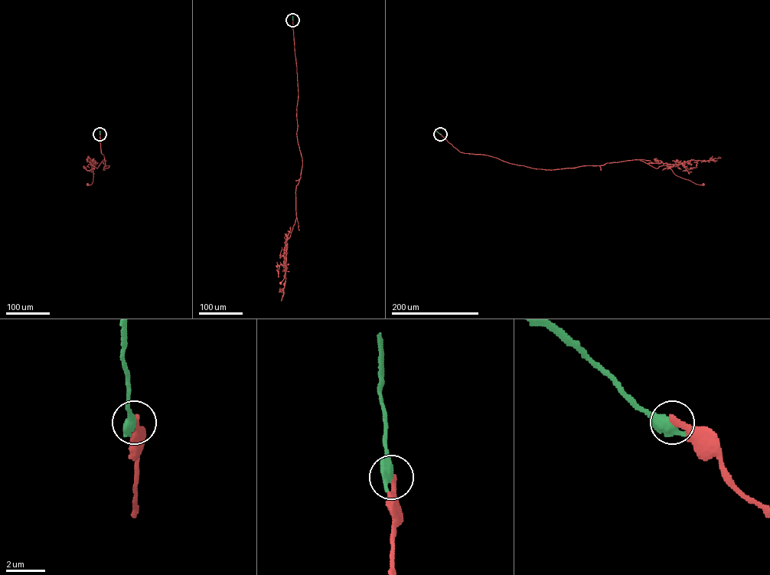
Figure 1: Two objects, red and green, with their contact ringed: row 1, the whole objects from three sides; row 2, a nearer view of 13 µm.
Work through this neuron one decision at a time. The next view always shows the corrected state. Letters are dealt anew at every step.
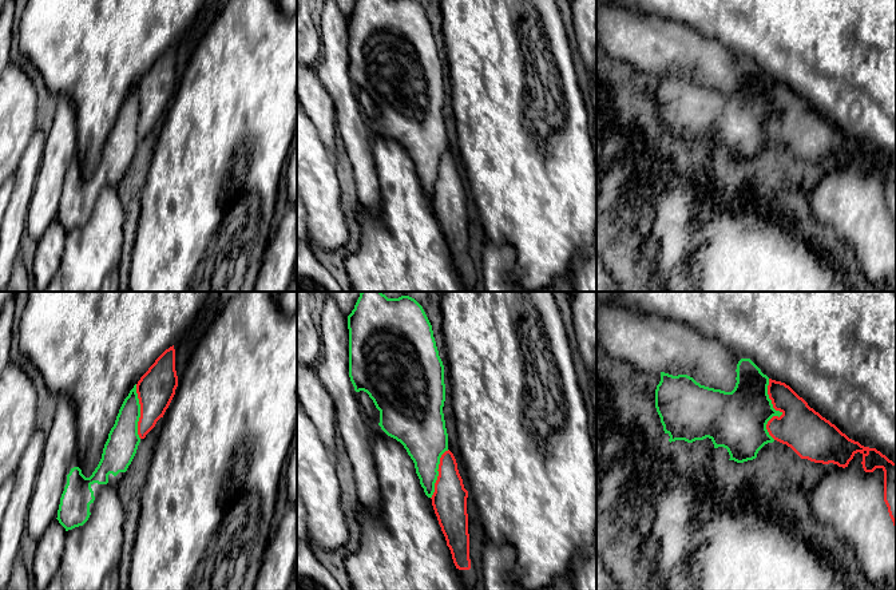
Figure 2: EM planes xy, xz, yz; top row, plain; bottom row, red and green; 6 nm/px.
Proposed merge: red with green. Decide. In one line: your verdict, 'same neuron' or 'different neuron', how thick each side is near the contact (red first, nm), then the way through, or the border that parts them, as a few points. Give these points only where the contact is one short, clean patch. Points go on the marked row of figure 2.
different neuron; 280 nm thick on the red side, 340 nm on the other

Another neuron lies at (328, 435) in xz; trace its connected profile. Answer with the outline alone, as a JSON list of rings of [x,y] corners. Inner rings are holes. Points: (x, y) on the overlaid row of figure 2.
[[[297,364],[297,399],[318,431],[332,459],[336,459],[337,417],[334,403],[314,367]]]

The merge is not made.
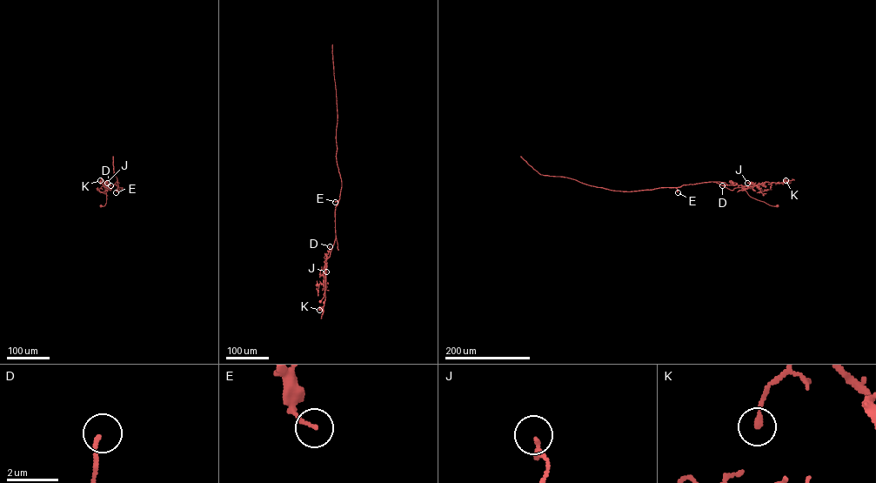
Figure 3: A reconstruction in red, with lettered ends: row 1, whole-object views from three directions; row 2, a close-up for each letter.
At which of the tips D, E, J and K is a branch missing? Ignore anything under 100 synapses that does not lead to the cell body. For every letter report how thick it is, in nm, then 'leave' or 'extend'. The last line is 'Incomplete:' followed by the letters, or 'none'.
D: 110 nm | leave
E: 150 nm | leave
J: 200 nm | leave
K: 240 nm | leave
Incomplete: none

